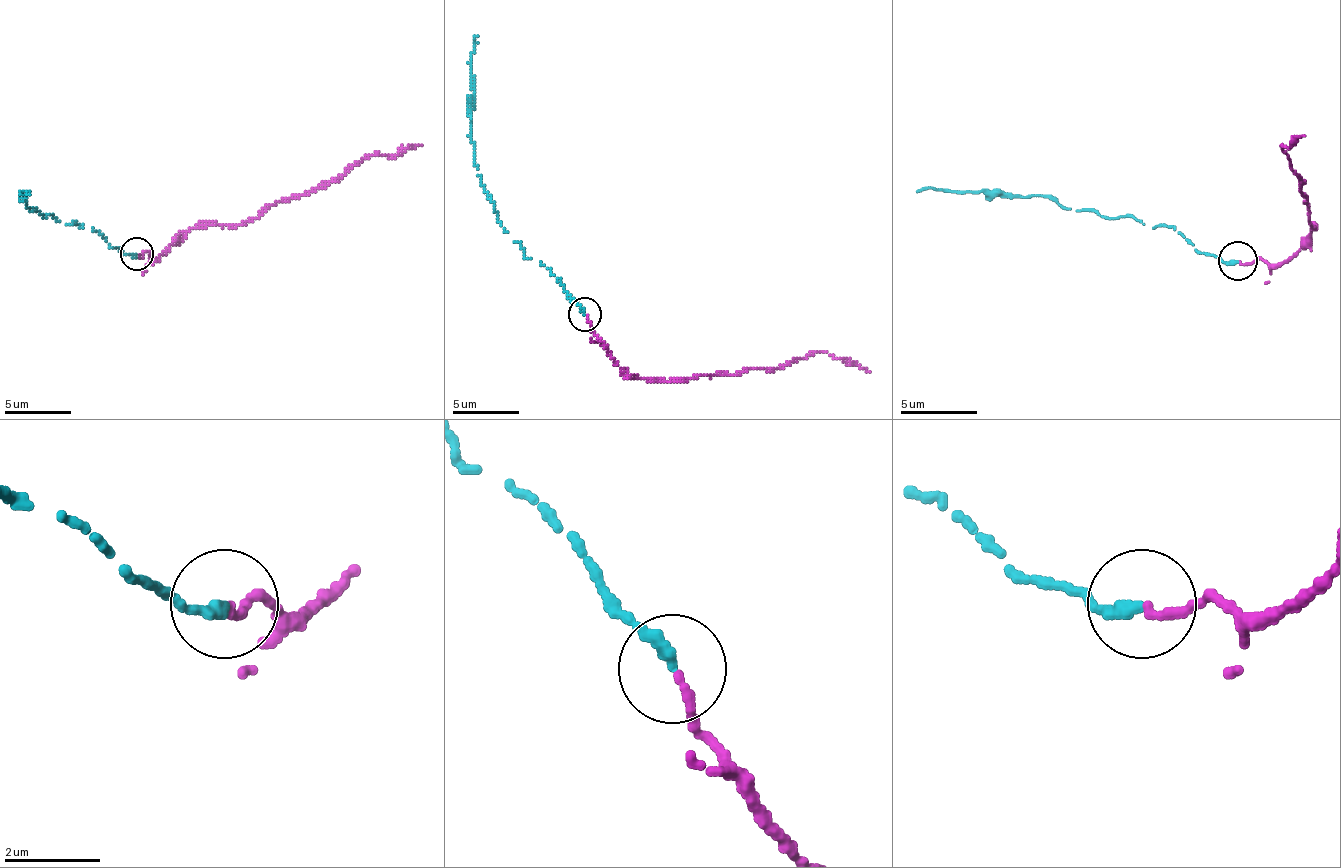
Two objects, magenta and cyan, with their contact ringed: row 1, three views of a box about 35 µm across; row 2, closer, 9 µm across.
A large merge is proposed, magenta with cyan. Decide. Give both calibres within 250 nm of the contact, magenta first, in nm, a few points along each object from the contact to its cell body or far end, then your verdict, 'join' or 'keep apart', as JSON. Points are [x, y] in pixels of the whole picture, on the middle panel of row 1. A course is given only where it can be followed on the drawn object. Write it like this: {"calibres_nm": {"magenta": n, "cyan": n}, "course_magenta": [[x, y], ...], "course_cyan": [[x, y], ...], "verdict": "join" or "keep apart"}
{"calibres_nm": {"magenta": 180, "cyan": 280}, "course_magenta": [[587, 315], [607, 355], [640, 378], [687, 381], [707, 375], [786, 365], [820, 351], [846, 358], [869, 371]], "course_cyan": [[584, 315], [561, 282], [541, 262], [527, 258], [501, 225], [478, 175], [471, 139], [471, 53], [478, 36]], "verdict": "join"}

